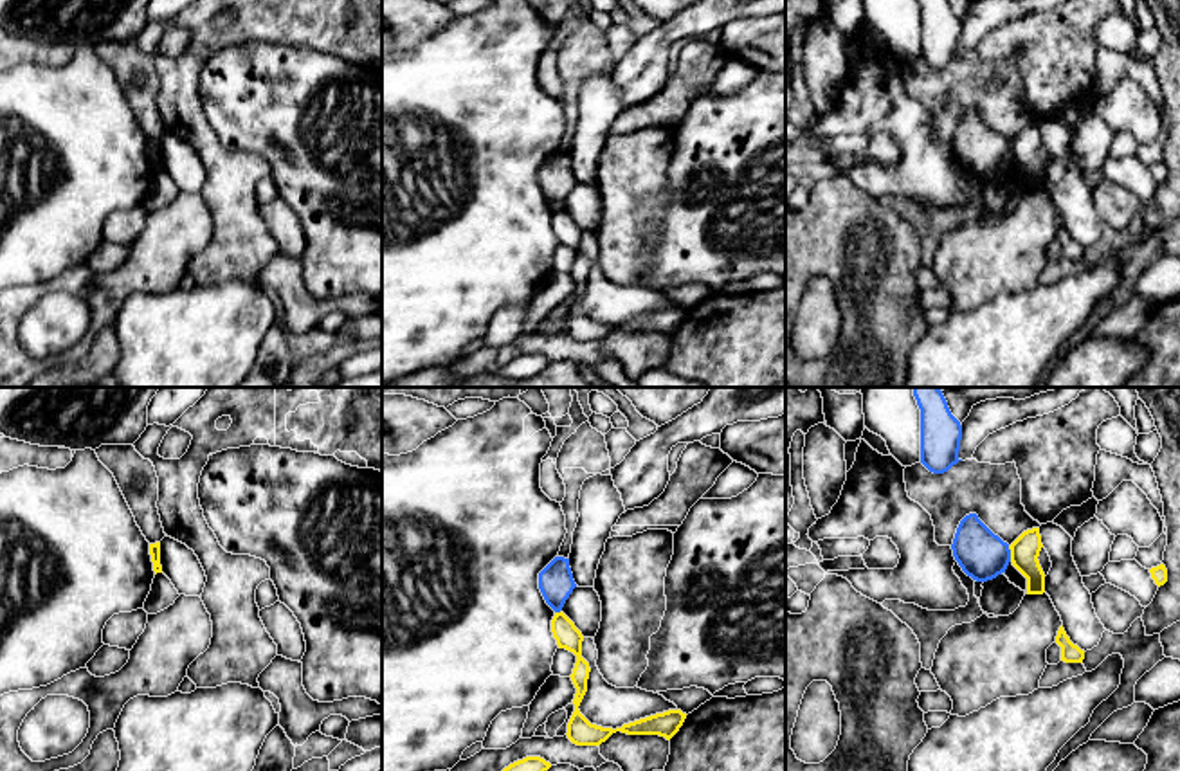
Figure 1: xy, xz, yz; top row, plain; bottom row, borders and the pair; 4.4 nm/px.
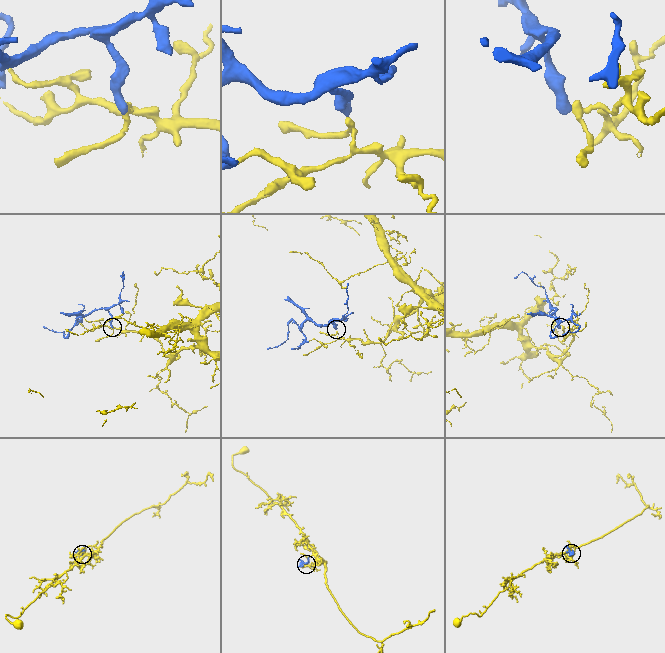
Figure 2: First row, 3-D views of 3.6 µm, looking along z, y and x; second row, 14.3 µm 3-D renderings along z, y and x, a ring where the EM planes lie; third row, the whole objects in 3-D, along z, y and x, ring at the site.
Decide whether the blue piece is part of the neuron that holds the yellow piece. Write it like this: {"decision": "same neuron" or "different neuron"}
{"decision": "different neuron"}

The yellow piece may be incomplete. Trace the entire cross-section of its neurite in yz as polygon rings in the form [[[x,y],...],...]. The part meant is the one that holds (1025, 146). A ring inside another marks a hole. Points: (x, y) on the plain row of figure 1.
[[[1039,124],[1023,128],[1009,142],[1012,162],[1027,175],[1027,191],[1045,189],[1045,169],[1038,157],[1041,144]]]

